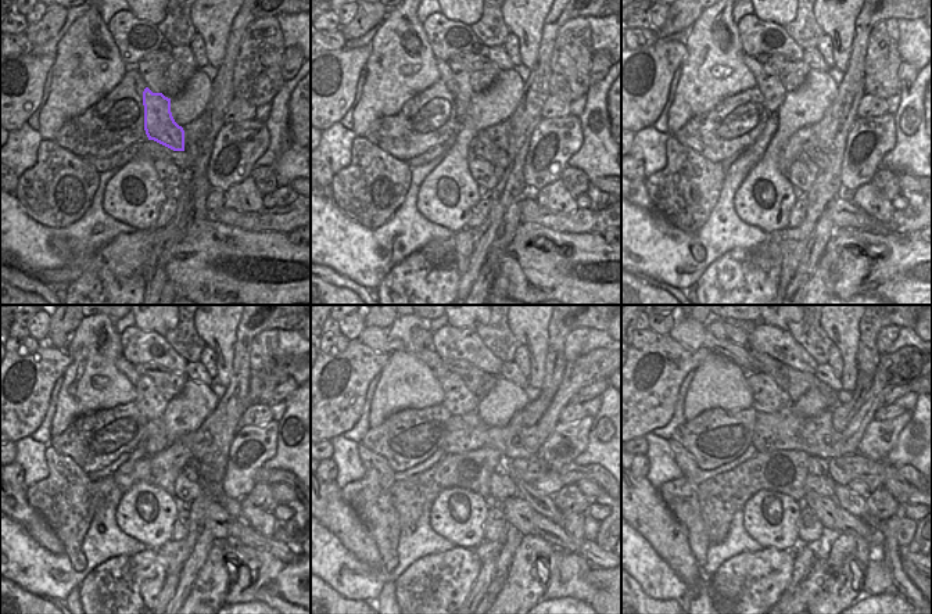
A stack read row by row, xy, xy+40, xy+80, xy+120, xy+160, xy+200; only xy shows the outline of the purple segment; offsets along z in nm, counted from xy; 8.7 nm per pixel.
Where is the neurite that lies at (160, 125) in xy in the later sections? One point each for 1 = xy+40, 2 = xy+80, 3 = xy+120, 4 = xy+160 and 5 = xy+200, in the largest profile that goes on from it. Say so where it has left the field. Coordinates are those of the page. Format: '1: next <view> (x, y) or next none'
1: next xy+40 (462, 104)
2: next xy+80 (755, 67)
3: next xy+120 (122, 363)
4: next xy+160 (427, 355)
5: next xy+200 (692, 334)

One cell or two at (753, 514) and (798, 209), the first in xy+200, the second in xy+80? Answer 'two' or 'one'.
two

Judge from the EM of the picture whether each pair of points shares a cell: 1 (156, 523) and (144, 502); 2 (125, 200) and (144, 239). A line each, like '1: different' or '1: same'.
1: same
2: different

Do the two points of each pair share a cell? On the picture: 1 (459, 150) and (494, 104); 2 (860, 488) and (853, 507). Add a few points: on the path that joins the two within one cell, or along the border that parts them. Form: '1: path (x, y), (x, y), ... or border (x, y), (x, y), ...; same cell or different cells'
1: path (463, 139), (483, 115); same cell
2: border (845, 485), (864, 498); different cells

